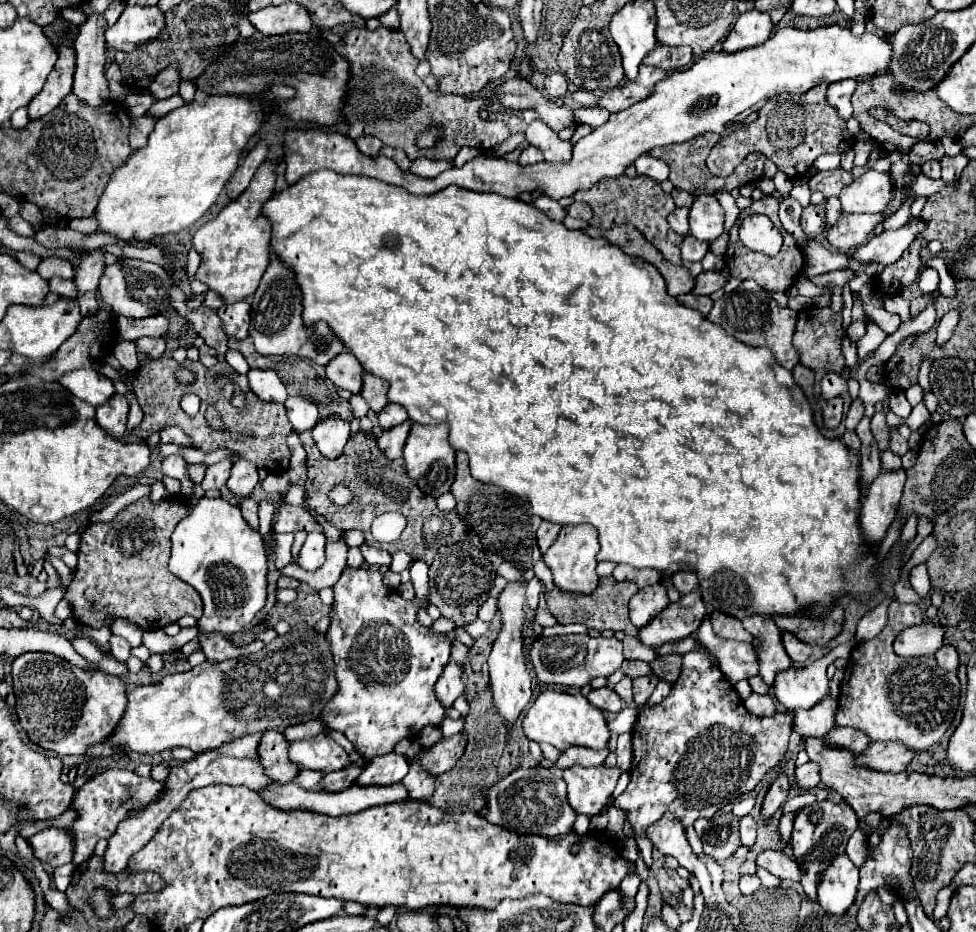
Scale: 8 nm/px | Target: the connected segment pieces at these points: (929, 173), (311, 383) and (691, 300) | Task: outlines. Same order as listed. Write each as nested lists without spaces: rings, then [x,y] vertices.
[[[930,160],[925,162],[921,166],[921,169],[927,177],[933,180],[937,180],[941,178],[941,166],[937,160]]]
[[[250,337],[244,339],[244,341],[228,339],[228,347],[240,351],[240,353],[246,357],[246,361],[250,363],[250,367],[274,369],[274,371],[278,373],[278,377],[284,381],[284,385],[286,385],[286,389],[288,389],[290,395],[304,395],[304,397],[310,397],[310,399],[318,405],[320,417],[328,417],[330,413],[338,413],[342,419],[352,421],[352,409],[350,409],[348,401],[342,399],[342,397],[340,397],[340,399],[334,399],[334,397],[338,397],[336,387],[334,387],[334,383],[330,383],[330,379],[326,377],[322,365],[316,365],[316,363],[312,363],[312,361],[308,361],[308,359],[298,359],[298,357],[264,357],[264,355],[258,355],[258,351],[254,349],[254,343],[252,343]]]
[[[684,293],[678,297],[678,301],[686,307],[698,309],[702,315],[706,315],[712,309],[712,299],[708,295],[692,295],[692,293]]]

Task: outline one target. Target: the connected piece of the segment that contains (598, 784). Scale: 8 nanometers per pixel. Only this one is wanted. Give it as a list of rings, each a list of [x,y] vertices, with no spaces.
[[[570,767],[564,769],[564,781],[568,783],[568,801],[576,813],[588,817],[606,809],[622,771],[618,767]]]

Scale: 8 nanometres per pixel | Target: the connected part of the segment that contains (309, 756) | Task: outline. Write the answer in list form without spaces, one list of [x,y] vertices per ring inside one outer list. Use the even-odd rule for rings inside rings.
[[[322,733],[292,741],[288,755],[290,761],[300,765],[302,769],[322,771],[324,775],[330,771],[338,771],[350,763],[348,753],[338,743],[334,743],[328,735]]]

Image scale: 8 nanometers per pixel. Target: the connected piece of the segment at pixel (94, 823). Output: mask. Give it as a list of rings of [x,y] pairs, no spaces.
[[[108,769],[86,781],[82,789],[76,791],[70,805],[78,813],[76,821],[68,827],[68,833],[74,837],[76,843],[72,863],[80,865],[82,861],[90,859],[98,839],[110,839],[110,835],[114,835],[120,821],[146,809],[150,803],[158,801],[162,791],[164,791],[164,783],[158,783],[152,777],[140,777],[134,771],[124,771],[124,769]]]

